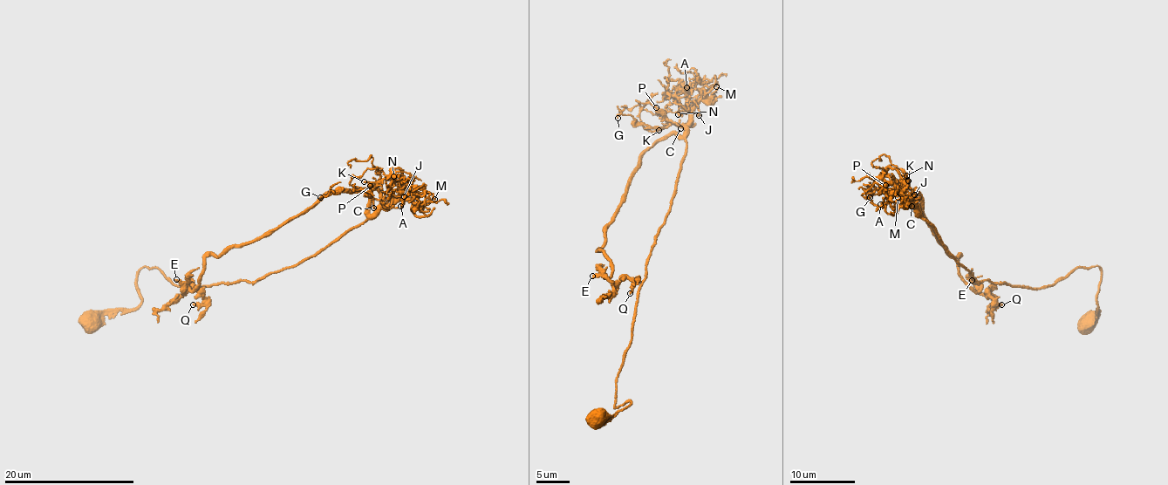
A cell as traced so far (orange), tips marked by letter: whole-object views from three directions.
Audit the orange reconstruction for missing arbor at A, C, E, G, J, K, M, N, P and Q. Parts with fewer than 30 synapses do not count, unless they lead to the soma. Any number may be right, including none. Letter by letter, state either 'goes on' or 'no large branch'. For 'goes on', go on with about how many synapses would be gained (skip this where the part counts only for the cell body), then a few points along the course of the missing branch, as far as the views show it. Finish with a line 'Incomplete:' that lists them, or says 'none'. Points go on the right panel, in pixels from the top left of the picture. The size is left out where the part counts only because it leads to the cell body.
A: no large branch
C: no large branch
E: goes on; about 30 synapses
G: no large branch
J: no large branch
K: no large branch
M: no large branch
N: no large branch
P: no large branch
Q: no large branch
Incomplete: E

